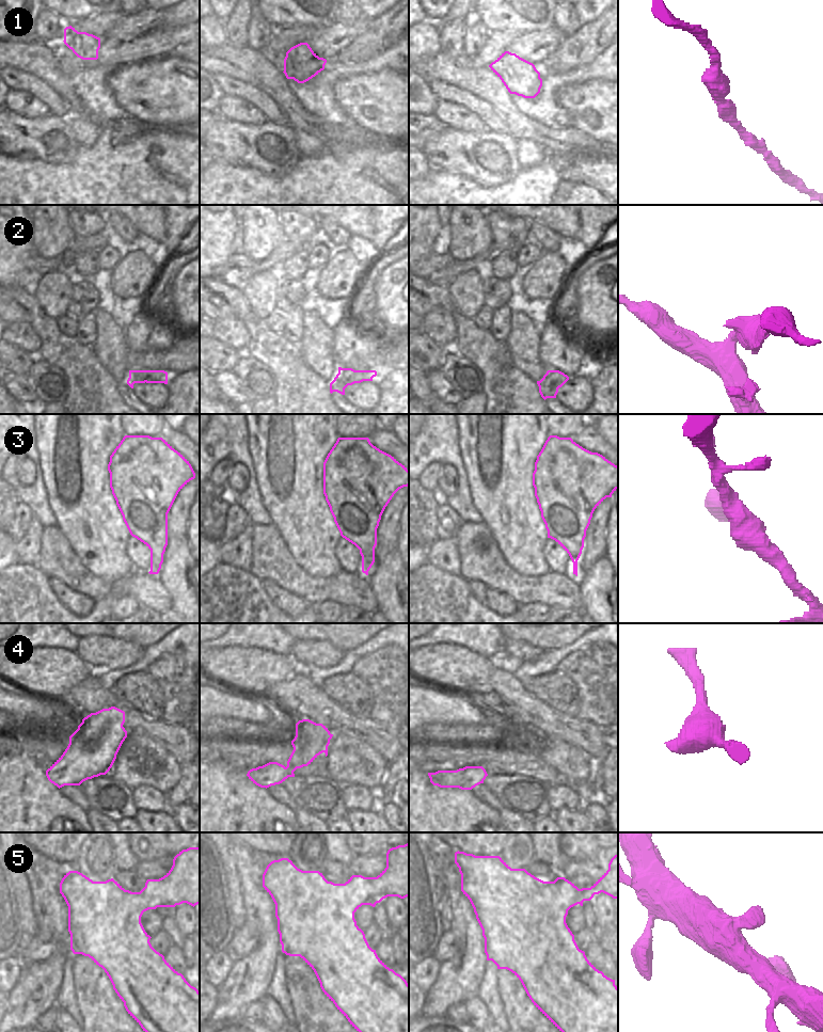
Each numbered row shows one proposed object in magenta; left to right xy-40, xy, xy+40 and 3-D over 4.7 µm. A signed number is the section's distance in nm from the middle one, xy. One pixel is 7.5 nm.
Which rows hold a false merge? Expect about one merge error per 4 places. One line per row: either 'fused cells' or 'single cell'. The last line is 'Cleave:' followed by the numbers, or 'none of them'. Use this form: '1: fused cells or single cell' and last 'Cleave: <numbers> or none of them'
1: single cell
2: fused cells
3: single cell
4: single cell
5: single cell
Cleave: 2

